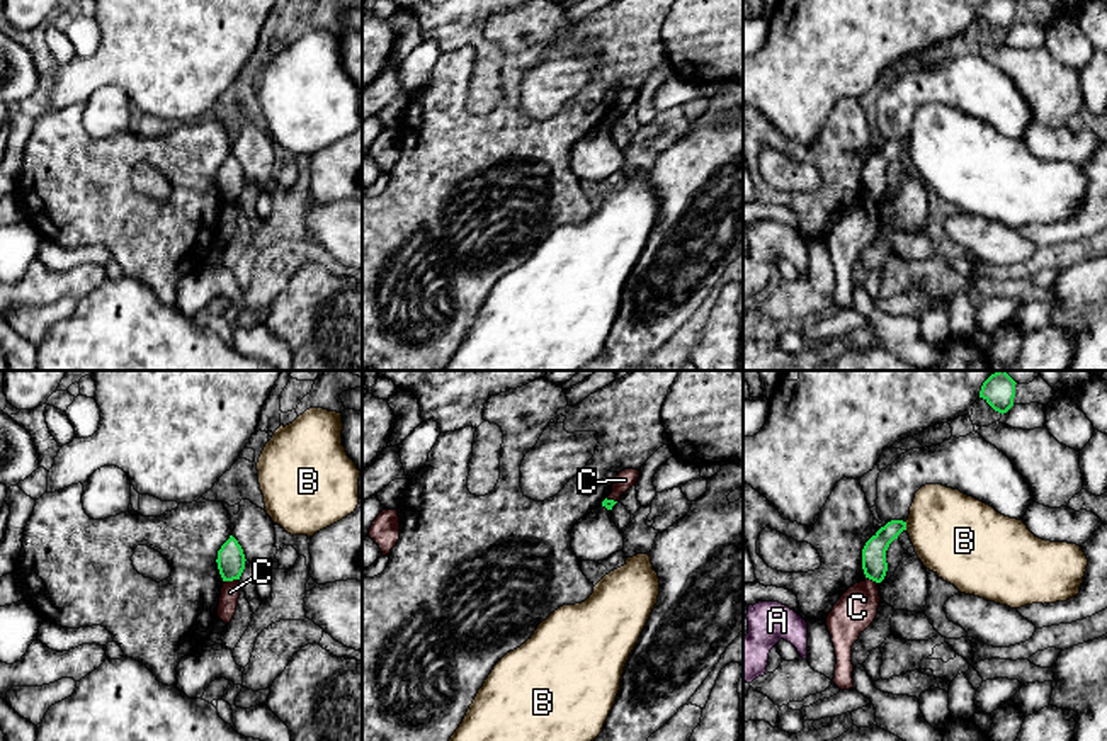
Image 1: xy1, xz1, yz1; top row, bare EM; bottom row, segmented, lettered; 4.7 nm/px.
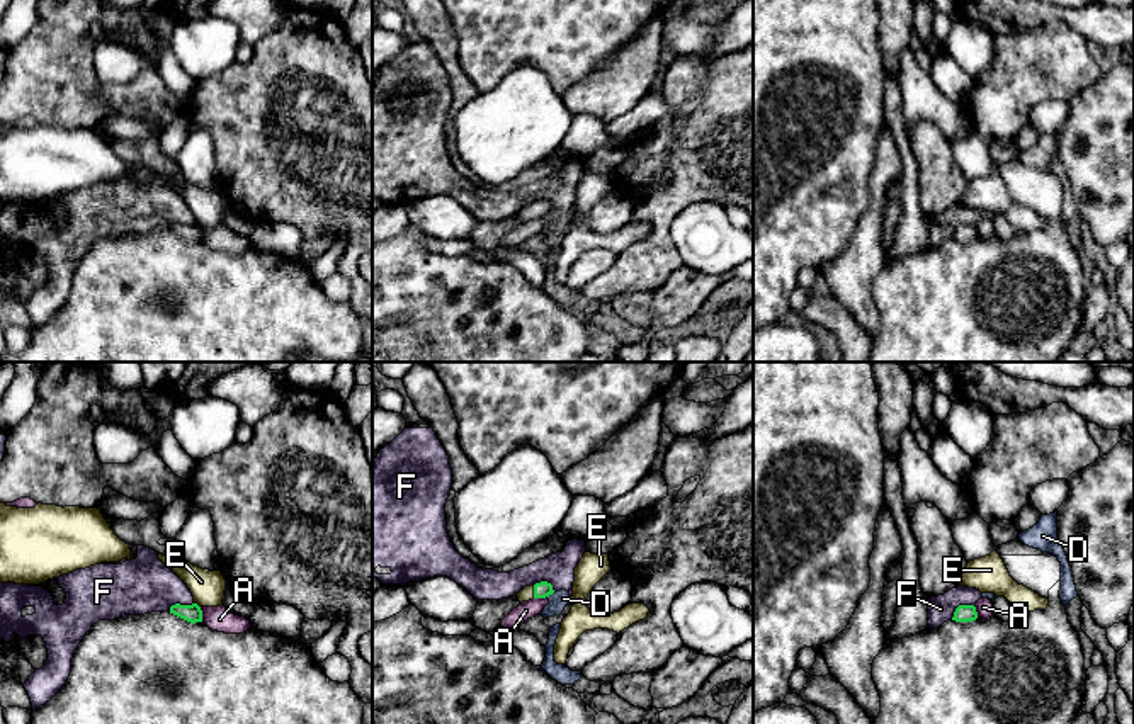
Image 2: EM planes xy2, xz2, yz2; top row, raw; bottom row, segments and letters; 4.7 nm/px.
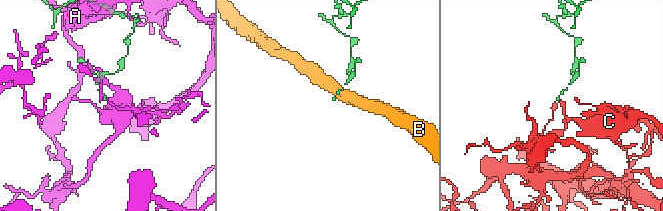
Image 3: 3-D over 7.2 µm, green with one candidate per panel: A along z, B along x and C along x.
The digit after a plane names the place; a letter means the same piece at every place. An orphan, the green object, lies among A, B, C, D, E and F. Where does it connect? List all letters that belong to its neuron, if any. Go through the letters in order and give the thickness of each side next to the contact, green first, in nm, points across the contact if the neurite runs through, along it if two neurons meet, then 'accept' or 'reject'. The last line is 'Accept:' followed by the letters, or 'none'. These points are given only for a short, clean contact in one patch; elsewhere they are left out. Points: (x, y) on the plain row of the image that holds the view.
A: calibres 90 and 120 nm; reject
B: calibres 120 and 400 nm; border yz1 (905, 141), (907, 148); reject
C: calibres 130 and 90 nm; border xy1 (237, 197), (225, 201); reject
D: calibres 80 and 90 nm; border xz2 (553, 211), (544, 216); reject
E: calibres 80 and 60 nm; accept
F: calibres 90 and 260 nm; border xy2 (192, 221), (174, 223), (169, 230); reject
Accept: E

